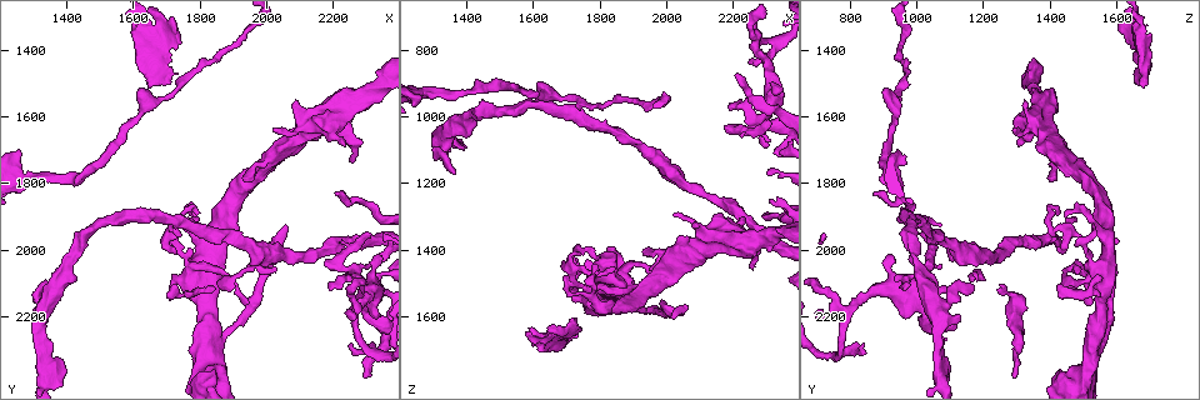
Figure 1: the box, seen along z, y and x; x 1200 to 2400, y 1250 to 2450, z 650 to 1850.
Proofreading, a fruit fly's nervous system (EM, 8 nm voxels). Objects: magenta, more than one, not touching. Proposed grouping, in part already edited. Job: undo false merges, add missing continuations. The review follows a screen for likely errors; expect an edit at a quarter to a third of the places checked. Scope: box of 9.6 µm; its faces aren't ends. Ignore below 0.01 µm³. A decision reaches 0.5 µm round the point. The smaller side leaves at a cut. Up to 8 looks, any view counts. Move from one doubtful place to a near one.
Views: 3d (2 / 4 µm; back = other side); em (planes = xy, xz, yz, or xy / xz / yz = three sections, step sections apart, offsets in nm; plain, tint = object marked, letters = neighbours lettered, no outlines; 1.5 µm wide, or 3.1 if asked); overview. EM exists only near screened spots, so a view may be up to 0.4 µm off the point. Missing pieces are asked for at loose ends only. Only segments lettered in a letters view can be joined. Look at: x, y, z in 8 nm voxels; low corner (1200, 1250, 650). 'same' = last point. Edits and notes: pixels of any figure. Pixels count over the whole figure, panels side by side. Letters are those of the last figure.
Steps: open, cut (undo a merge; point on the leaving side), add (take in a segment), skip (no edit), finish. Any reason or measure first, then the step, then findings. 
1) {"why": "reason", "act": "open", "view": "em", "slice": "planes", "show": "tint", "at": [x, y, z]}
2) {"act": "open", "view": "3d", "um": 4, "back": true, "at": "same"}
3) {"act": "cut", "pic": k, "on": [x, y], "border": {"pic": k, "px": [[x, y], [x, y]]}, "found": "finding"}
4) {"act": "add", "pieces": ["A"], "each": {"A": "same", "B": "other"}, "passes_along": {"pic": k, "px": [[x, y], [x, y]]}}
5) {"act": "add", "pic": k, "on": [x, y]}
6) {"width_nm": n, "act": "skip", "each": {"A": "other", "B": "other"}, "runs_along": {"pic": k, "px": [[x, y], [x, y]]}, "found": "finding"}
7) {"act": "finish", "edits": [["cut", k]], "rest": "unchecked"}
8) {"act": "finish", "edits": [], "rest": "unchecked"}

{"why": "branch stops here", "act": "open", "view": "em", "slice": "planes", "show": "letters", "at": [2060, 1930, 1560]}

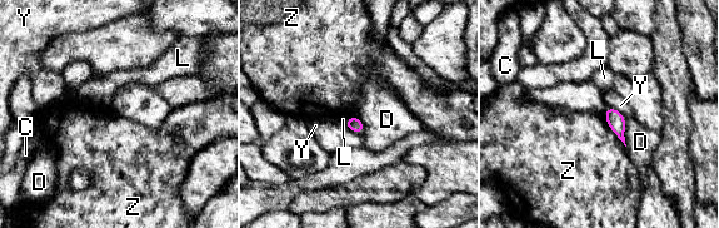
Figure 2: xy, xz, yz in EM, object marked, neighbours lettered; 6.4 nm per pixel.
{"act": "skip", "each": {"C": "other", "D": "other", "L": "other", "Y": "other", "Z": "other"}, "border": {"pic": 2, "px": [[624, 118], [624, 143], [627, 145]]}, "found": "none of them fits"}

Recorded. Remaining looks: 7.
{"why": "tapers out", "act": "open", "view": "3d", "um": 4, "at": [1950, 2160, 1500]}

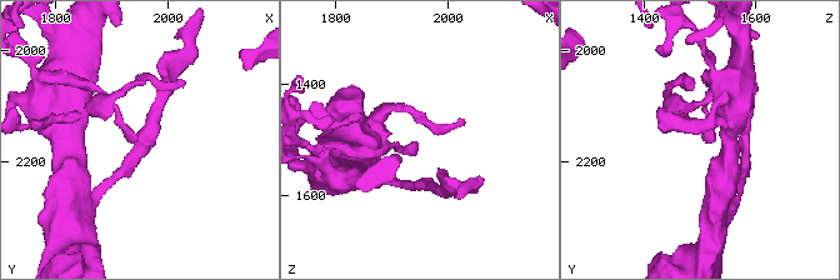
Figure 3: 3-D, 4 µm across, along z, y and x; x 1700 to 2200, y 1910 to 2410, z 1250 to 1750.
{"why": "now the EM", "act": "open", "view": "em", "slice": "planes", "show": "letters", "at": [1950, 2165, 1505]}

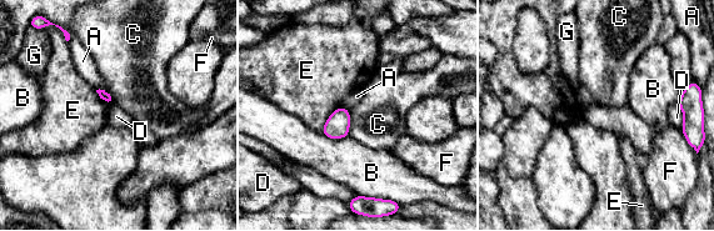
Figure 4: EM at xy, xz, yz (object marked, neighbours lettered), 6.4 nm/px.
{"act": "skip", "each": {"A": "other", "B": "other", "C": "other", "D": "other", "E": "other", "F": "other", "G": "other"}, "border": {"pic": 4, "px": [[677, 103], [683, 115], [682, 127]]}, "found": "none of them fits"}

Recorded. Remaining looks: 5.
{"why": "thin end", "act": "open", "view": "em", "slice": "planes", "show": "letters", "at": [2250, 2280, 840]}

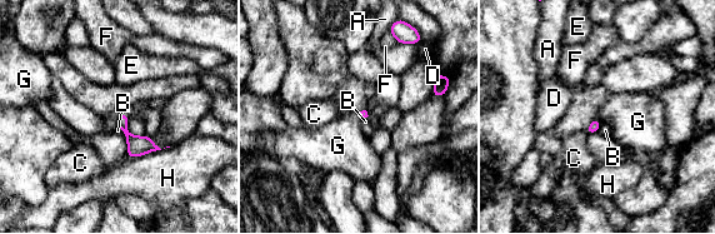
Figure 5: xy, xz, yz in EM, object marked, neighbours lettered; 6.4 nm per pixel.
{"longest_contact_nm": ["H", 240], "act": "skip", "each": {"A": "other", "B": "other", "C": "other", "D": "other", "E": "other", "F": "other", "G": "other", "H": "other"}, "border": {"pic": 5, "px": [[121, 113], [115, 128]]}, "found": "none of them fits"}

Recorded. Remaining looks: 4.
{"act": "finish", "edits": [], "rest": "unchecked"}

